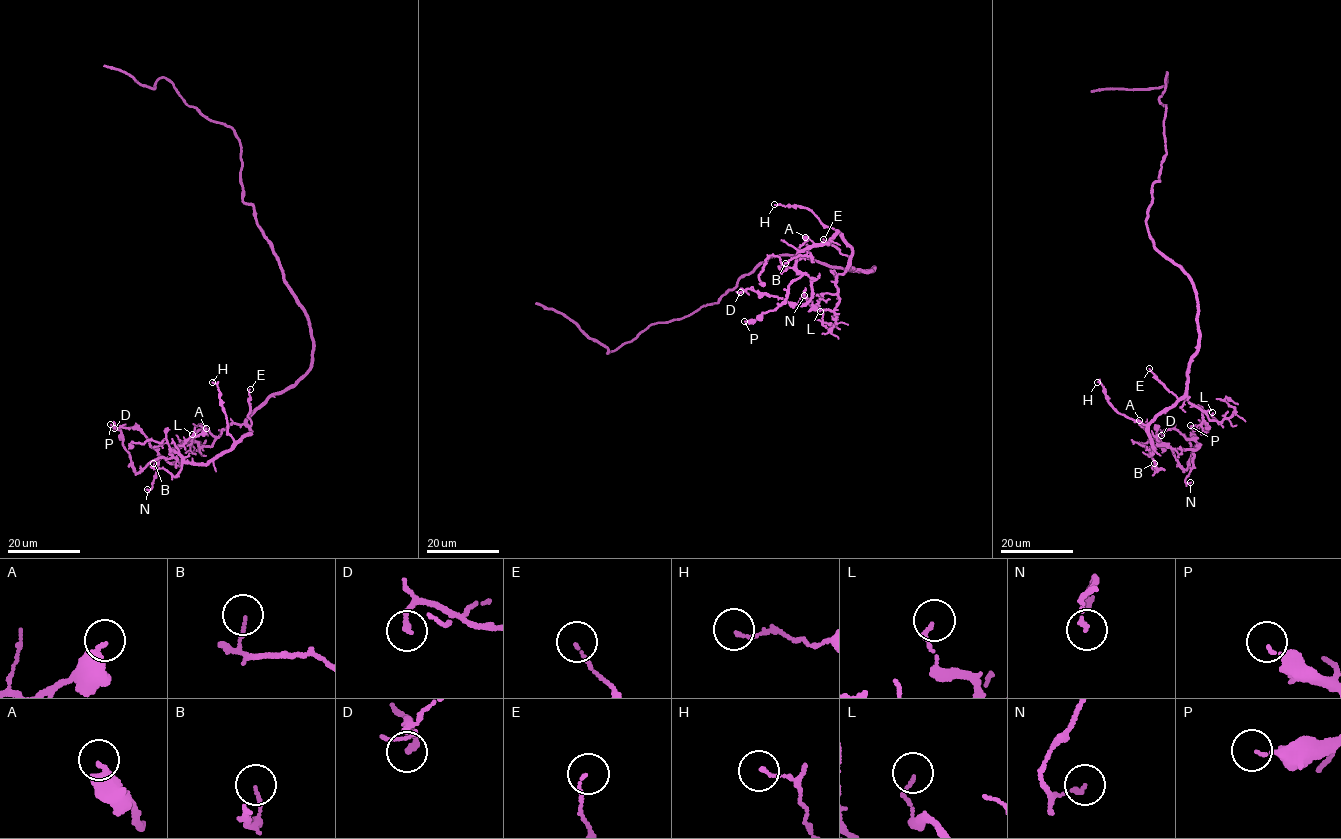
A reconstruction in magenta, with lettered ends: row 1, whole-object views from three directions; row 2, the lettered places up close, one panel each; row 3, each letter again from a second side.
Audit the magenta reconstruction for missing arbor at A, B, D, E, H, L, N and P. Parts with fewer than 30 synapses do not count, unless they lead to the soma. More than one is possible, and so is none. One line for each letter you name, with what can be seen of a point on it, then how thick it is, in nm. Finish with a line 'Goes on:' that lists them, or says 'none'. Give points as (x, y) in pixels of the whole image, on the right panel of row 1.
Goes on: none

